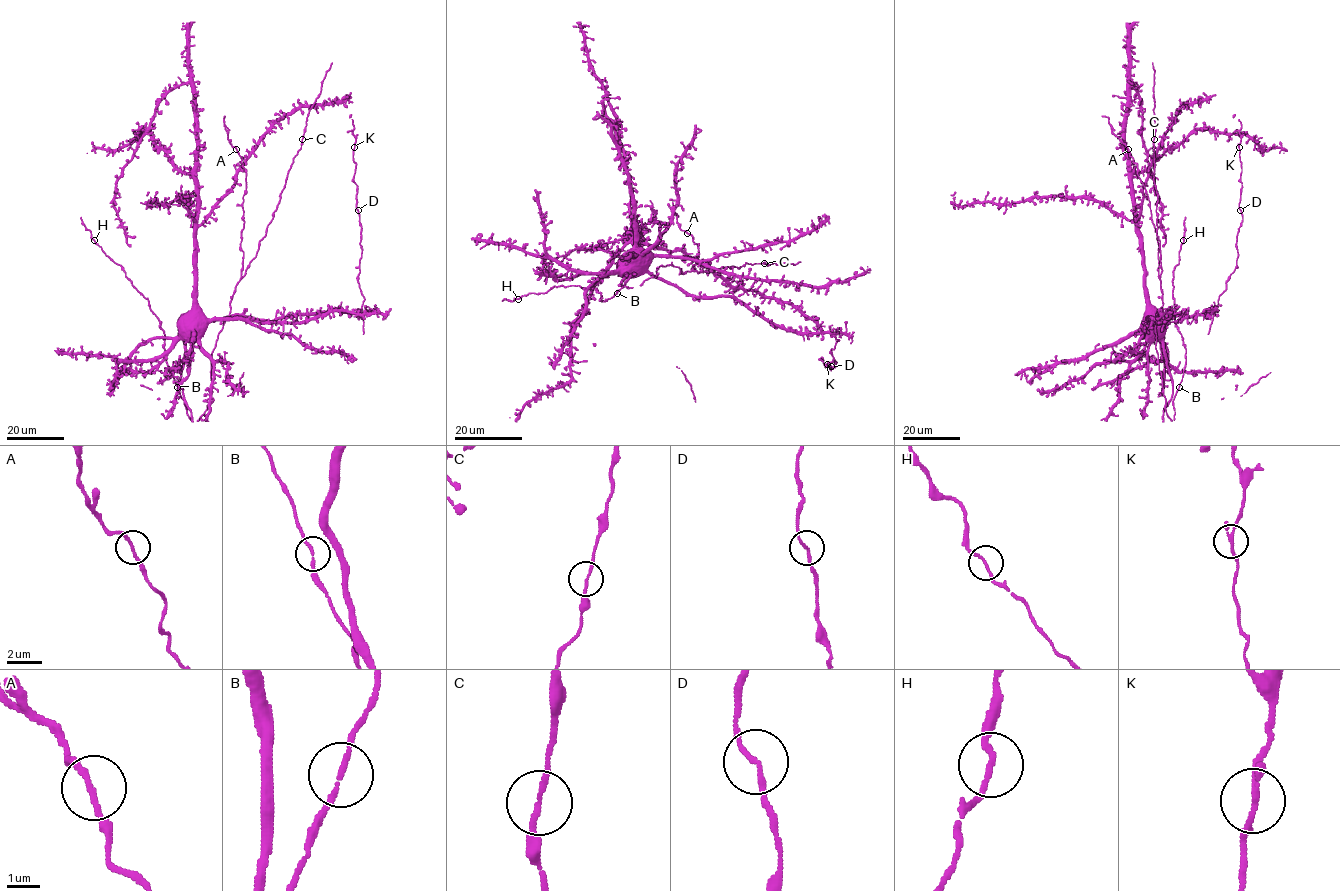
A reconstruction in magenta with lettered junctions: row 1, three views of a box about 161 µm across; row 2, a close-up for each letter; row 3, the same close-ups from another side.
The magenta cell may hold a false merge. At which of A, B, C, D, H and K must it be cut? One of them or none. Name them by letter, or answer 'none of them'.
none of them

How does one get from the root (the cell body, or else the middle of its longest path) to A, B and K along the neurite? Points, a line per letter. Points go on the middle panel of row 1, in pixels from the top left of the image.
A: (638, 266), (643, 268), (641, 245), (687, 253), (698, 251), (698, 244), (687, 233)
B: (638, 266), (642, 268), (630, 271), (619, 284), (624, 285), (617, 293)
K: (638, 266), (690, 295), (735, 296), (786, 328), (831, 333), (839, 340), (831, 349), (836, 365), (826, 364)

